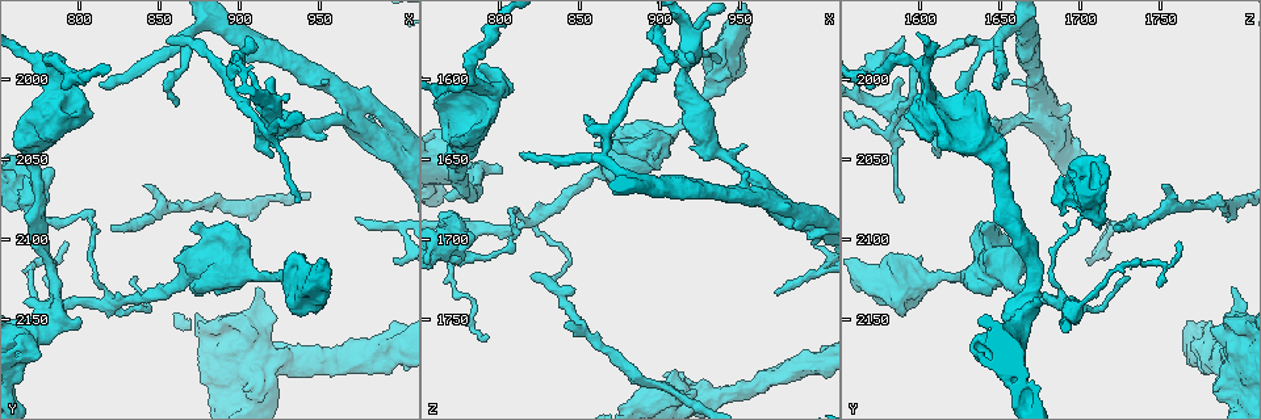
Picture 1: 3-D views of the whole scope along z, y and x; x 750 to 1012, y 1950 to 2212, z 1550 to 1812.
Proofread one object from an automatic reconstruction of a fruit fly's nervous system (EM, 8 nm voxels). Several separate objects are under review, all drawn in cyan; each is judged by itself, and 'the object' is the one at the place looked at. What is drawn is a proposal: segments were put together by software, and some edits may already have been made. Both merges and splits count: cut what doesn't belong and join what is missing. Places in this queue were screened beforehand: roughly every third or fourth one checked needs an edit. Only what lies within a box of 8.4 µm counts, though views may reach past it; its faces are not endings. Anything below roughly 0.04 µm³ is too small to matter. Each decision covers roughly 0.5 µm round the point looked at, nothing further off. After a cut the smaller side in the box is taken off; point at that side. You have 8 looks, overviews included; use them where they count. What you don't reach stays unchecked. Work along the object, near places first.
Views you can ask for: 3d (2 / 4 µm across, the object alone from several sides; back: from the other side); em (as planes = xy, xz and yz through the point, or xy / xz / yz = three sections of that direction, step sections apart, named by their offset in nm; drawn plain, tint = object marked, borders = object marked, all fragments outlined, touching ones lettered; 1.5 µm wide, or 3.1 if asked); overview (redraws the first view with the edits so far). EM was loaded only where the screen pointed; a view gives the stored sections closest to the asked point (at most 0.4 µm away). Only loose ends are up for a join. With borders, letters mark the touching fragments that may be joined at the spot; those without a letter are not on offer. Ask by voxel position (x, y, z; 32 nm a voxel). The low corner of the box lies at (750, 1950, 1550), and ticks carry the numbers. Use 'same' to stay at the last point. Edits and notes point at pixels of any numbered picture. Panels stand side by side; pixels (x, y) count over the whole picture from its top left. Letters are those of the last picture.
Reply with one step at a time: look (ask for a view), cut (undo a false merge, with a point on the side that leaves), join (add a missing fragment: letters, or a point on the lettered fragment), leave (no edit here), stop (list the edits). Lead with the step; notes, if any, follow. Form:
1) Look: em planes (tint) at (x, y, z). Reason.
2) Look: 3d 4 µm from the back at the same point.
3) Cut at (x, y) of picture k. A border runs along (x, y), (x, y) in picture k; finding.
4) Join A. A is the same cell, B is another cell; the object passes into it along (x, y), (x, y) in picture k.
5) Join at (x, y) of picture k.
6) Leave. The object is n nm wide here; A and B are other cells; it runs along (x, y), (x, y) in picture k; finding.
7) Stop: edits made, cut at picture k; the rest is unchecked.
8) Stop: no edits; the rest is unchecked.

Look: 3d 4 µm at (800, 2148, 1654). Stops while still wide.

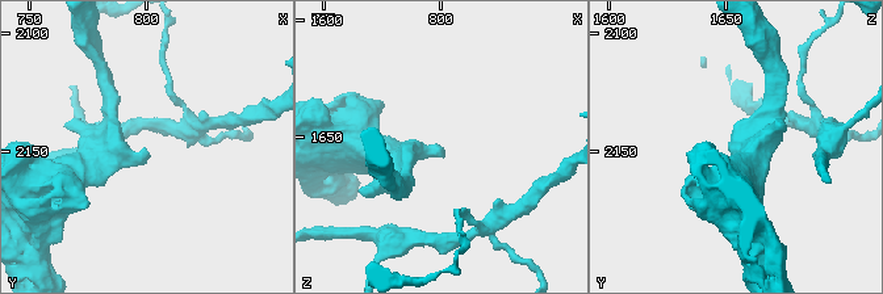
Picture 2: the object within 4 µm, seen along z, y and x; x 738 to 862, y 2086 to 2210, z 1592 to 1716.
Look: em xy step 8 (borders) at (799, 2148, 1654). Now the EM.

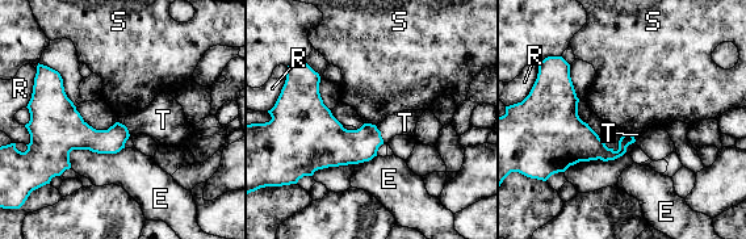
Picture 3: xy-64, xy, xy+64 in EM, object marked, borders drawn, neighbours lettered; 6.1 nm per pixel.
Join T. The longest contact is with E, 360 nm; T is the same cell, E, R and S are other cells; the object passes into it along (342, 147), (380, 134), (405, 122) in picture 3; it goes on there.

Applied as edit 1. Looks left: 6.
Look: 3d 2 µm at (820, 2094, 1724). An open end.

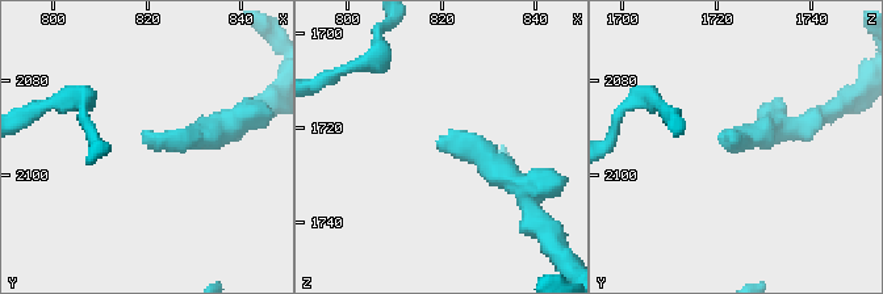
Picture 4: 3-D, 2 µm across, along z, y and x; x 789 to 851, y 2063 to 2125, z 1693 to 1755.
Look: em yz step 4 (borders) at (819, 2093, 1725).

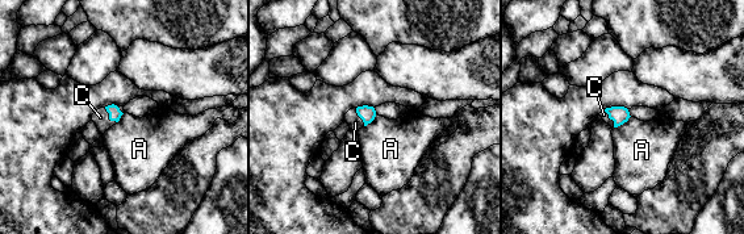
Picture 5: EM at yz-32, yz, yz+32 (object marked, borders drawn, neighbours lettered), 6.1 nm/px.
Look: em planes (borders) at the same point. Another direction.

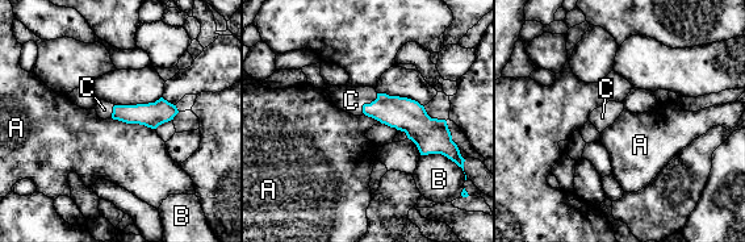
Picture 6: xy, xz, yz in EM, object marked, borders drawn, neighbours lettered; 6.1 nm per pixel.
Join C. C is the same cell, A and B are other cells; the object passes into it along (405, 115), (367, 104), (351, 100) in picture 6; the cell continues.

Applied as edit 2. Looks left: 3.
Look: em xy step 4 (tint) at (920, 2048, 1612).

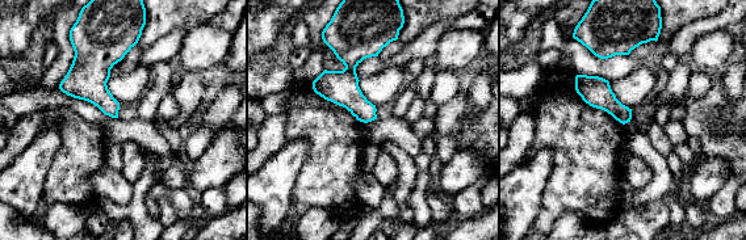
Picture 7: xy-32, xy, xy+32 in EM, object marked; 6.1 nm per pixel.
Look: em planes (borders) at the same point. Another direction.

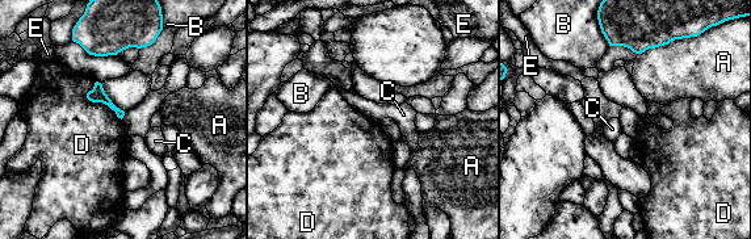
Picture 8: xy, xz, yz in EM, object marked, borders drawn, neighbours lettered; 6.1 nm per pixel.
Leave. A, B, C, D and E are other cells; a border runs along (95, 82), (87, 97), (121, 120) in picture 8; none of them fits.

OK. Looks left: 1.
Stop: edits made, join at picture 3, join at picture 6; the rest is unchecked.

